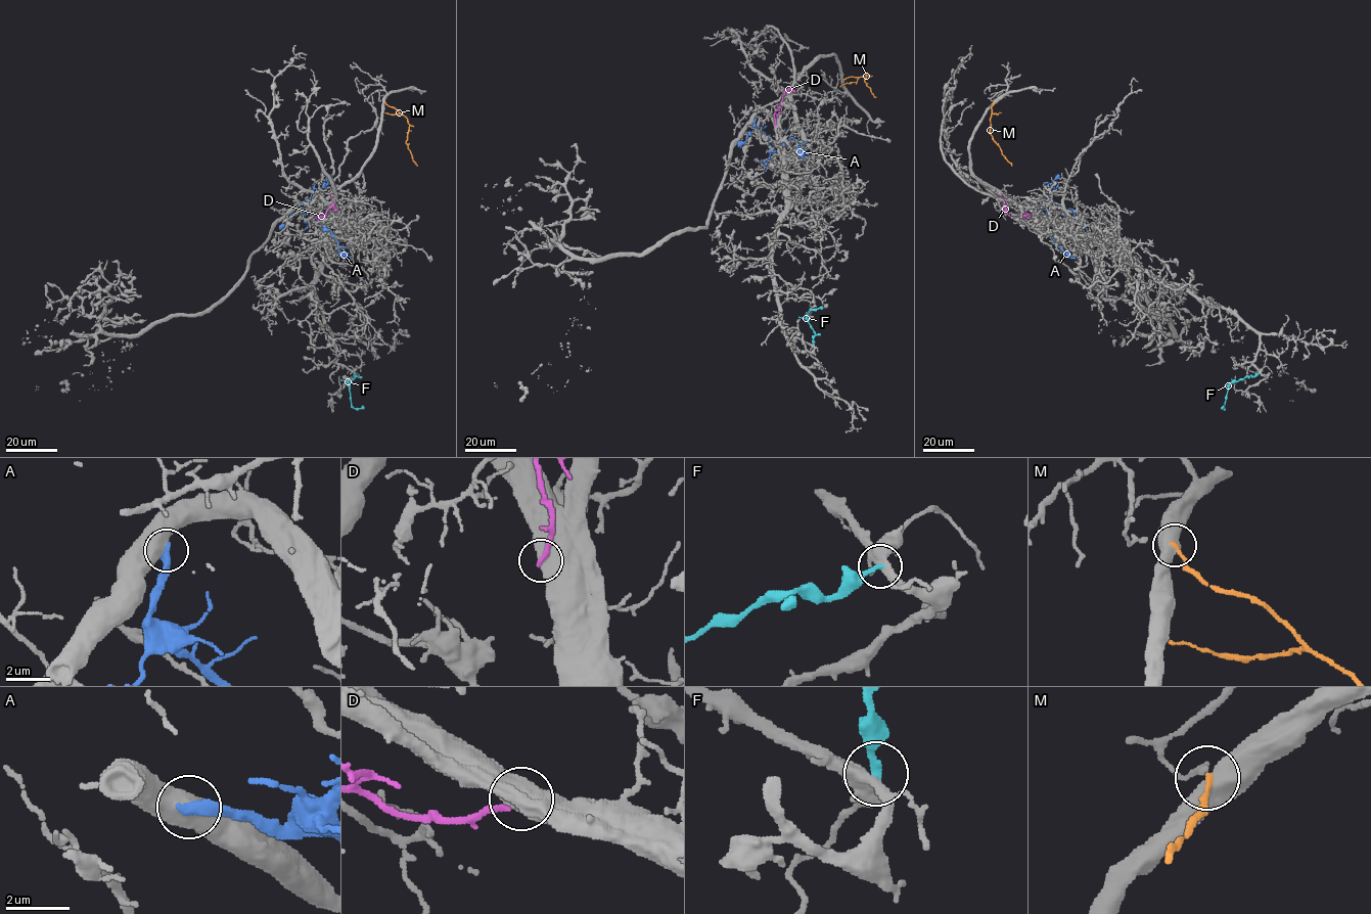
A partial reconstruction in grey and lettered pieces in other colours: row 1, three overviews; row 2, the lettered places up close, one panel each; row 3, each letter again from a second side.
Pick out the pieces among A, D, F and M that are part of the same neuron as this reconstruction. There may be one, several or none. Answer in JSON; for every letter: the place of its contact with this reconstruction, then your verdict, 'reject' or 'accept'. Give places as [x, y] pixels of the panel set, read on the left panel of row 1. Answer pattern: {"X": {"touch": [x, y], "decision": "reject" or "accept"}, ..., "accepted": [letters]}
{"A": {"touch": [298, 206], "decision": "reject"}, "D": {"touch": [316, 216], "decision": "reject"}, "F": {"touch": [355, 372], "decision": "reject"}, "M": {"touch": [384, 101], "decision": "reject"}, "accepted": []}

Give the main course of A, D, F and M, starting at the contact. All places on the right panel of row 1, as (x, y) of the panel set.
A: (1030, 206), (1039, 206), (1051, 200), (1065, 210), (1065, 222), (1053, 231), (1052, 237), (1075, 258)
D: (1041, 216), (1009, 216), (1005, 210), (1005, 197), (997, 193)
F: (1260, 372), (1231, 382), (1222, 407)
M: (994, 101), (990, 132), (1011, 166)

